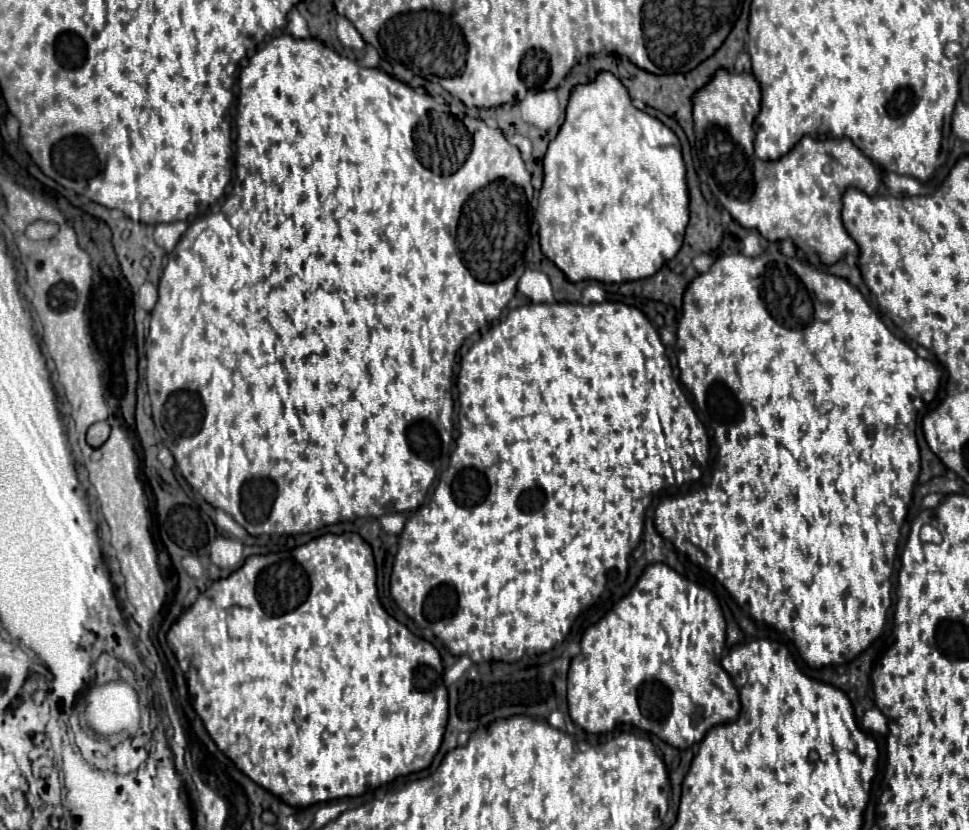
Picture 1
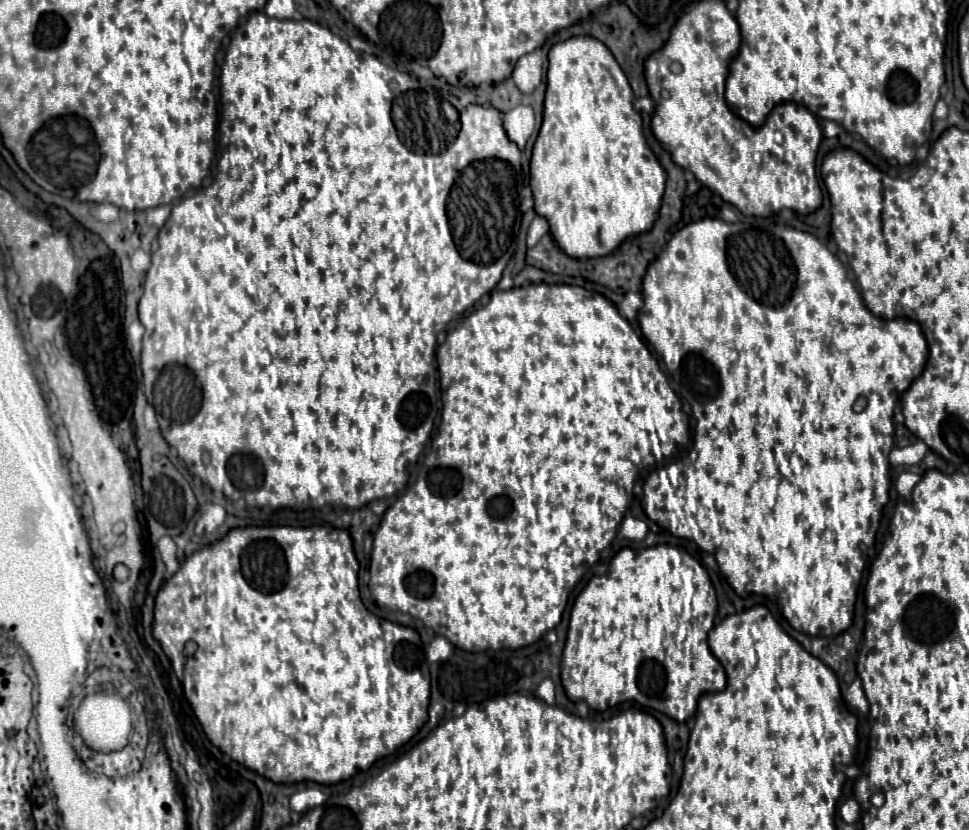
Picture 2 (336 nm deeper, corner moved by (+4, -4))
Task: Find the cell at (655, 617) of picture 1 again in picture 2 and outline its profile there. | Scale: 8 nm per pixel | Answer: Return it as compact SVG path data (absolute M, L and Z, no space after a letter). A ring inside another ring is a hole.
M654 545L654 547L644 547L644 549L622 549L620 553L616 553L616 557L610 561L608 571L604 575L596 575L588 581L588 585L580 591L580 595L574 601L572 607L572 615L570 615L570 627L568 627L568 639L566 639L566 647L564 647L564 655L561 661L561 681L566 695L572 701L586 701L592 709L596 711L606 711L608 707L614 707L618 703L624 701L634 701L644 709L656 709L660 713L666 713L668 717L676 719L676 721L686 721L688 717L692 717L696 713L696 705L698 705L698 697L706 691L714 693L714 691L722 691L726 687L726 673L722 663L710 653L708 647L708 631L714 627L714 617L716 617L716 591L710 583L710 577L706 573L706 569L686 551L672 547L672 545Z

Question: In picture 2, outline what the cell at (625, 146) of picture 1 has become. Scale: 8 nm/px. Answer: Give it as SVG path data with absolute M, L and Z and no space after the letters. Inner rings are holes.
M576 35L552 45L548 51L544 119L532 149L530 187L536 213L550 221L550 235L574 259L604 257L624 239L648 231L658 217L666 173L646 145L642 117L632 101L630 83L602 41L590 35Z

